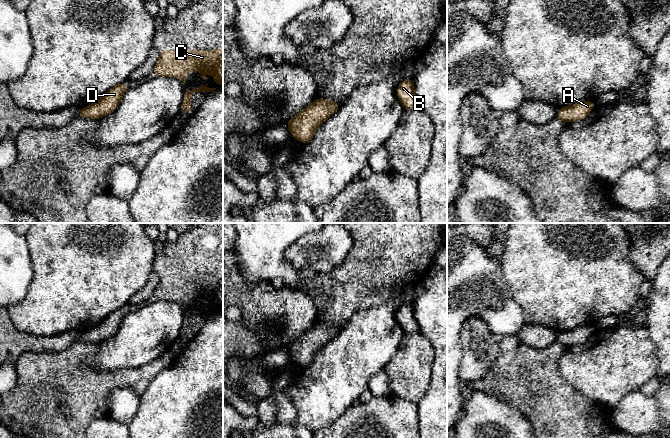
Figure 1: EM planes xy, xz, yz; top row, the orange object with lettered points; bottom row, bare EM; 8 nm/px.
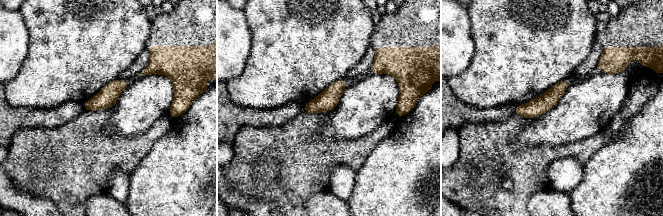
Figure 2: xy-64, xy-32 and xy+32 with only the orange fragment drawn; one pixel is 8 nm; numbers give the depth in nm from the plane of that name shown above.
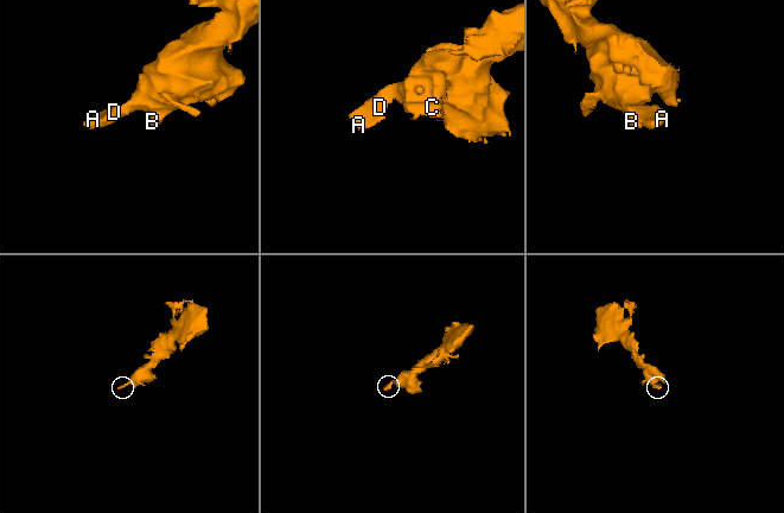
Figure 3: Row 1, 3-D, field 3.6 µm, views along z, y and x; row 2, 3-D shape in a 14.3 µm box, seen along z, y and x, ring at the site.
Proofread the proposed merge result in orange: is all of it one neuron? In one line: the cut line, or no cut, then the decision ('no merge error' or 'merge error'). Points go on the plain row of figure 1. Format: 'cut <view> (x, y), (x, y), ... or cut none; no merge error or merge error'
cut none; no merge error

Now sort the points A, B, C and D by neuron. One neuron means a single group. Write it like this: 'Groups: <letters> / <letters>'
Groups: A B C D

